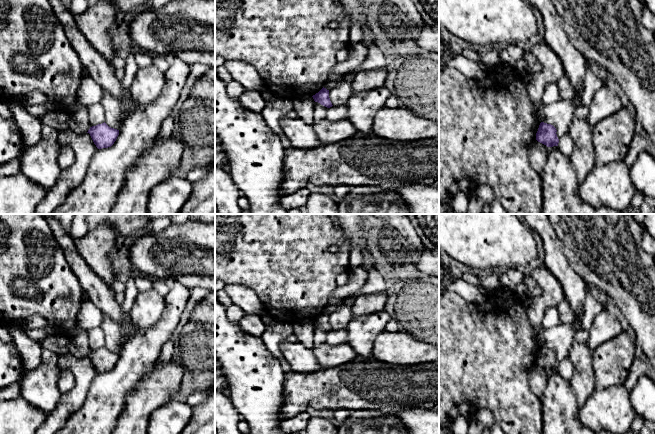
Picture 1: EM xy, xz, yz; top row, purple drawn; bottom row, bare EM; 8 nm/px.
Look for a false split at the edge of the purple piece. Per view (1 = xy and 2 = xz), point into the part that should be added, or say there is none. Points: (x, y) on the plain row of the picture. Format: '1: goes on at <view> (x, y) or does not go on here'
1: does not go on here
2: does not go on here

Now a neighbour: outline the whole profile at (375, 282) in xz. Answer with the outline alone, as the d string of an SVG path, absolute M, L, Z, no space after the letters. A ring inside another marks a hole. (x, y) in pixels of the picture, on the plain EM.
M370 268L368 271L368 278L367 278L367 281L366 281L364 287L356 295L344 298L335 304L328 303L328 305L325 307L325 309L323 311L326 312L327 314L331 314L338 307L340 307L342 305L346 305L346 304L352 305L355 298L359 295L382 292L387 289L388 288L386 285L386 281L383 278L383 276L377 271L376 268Z

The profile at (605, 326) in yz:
M602 310L594 318L588 330L587 347L593 352L600 344L614 338L622 331L617 318L608 310Z

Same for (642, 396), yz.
M641 376L630 391L630 400L636 415L644 421L655 422L655 382L652 379Z

